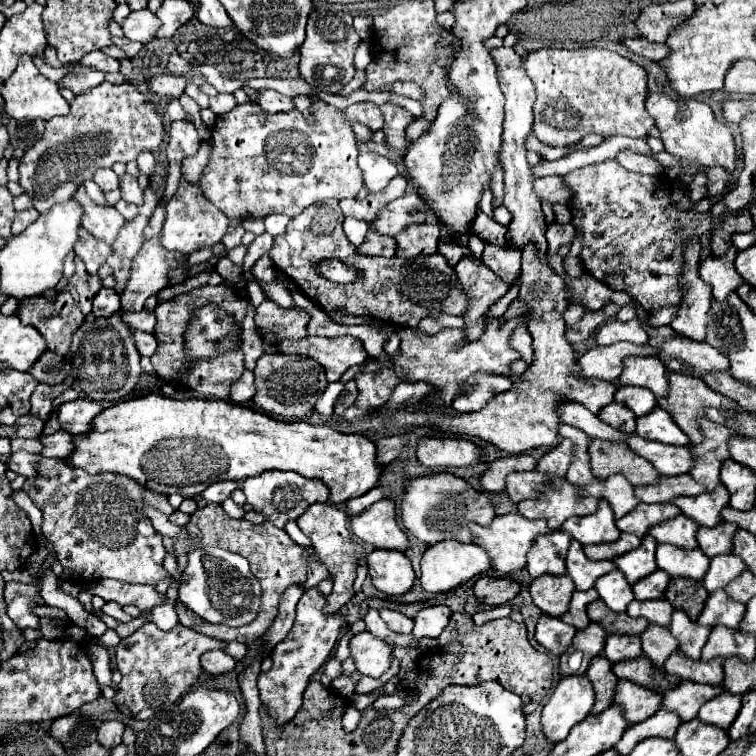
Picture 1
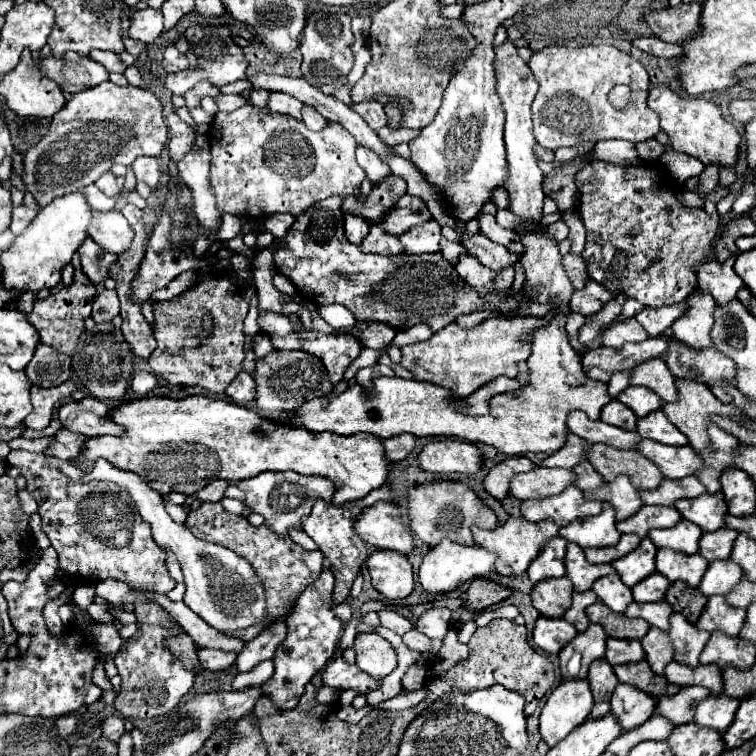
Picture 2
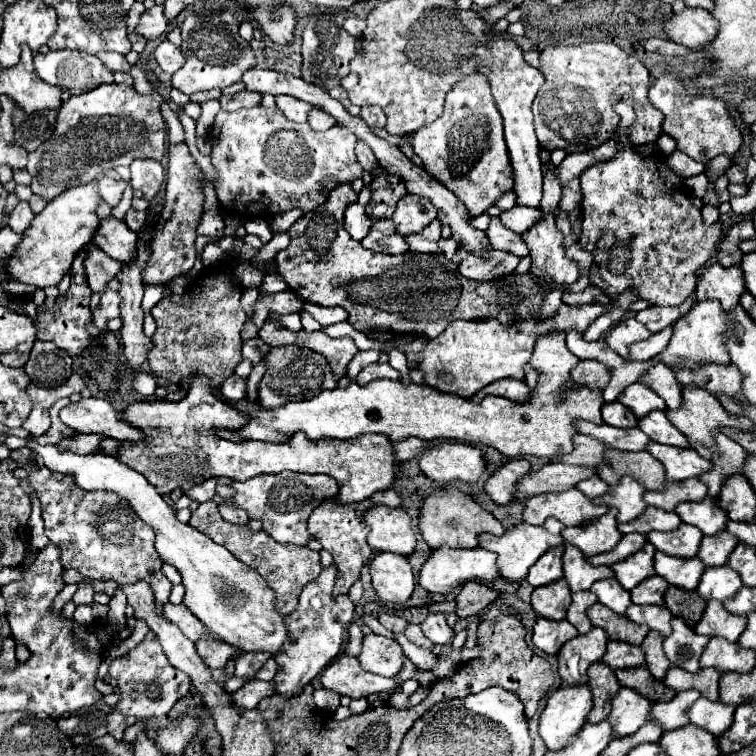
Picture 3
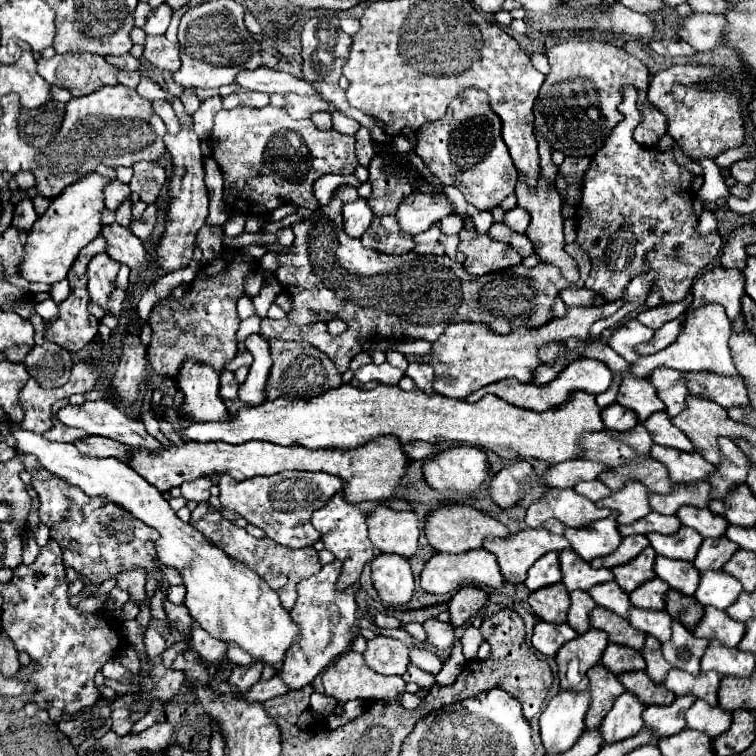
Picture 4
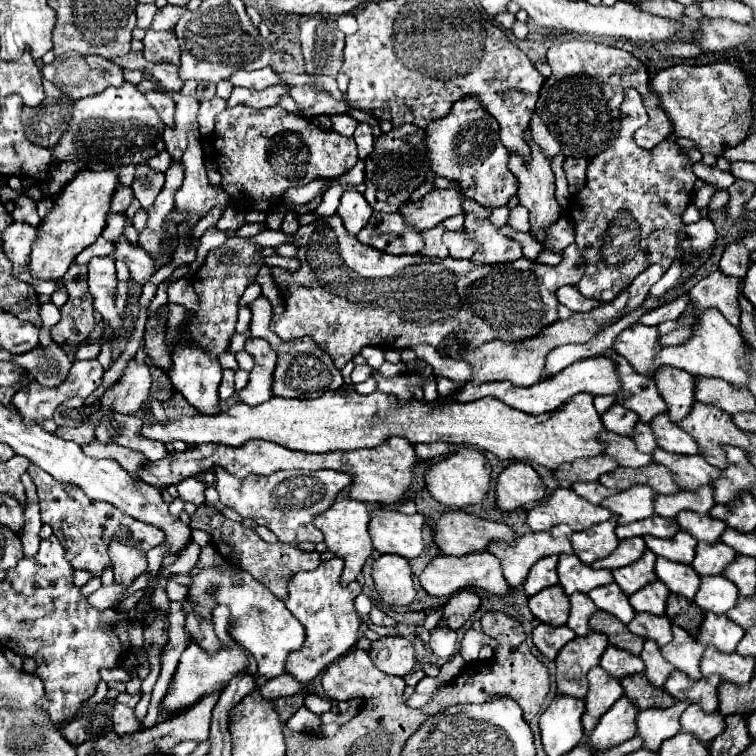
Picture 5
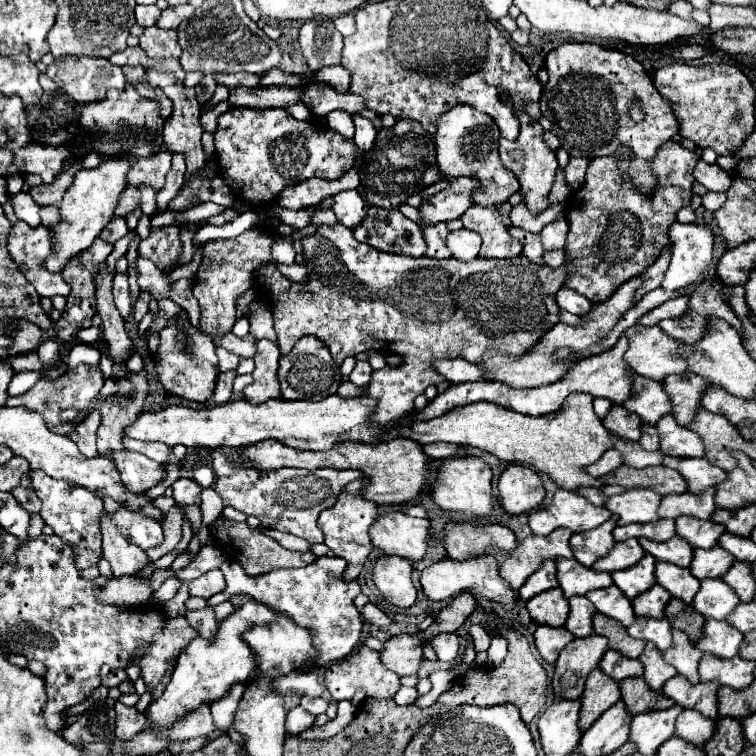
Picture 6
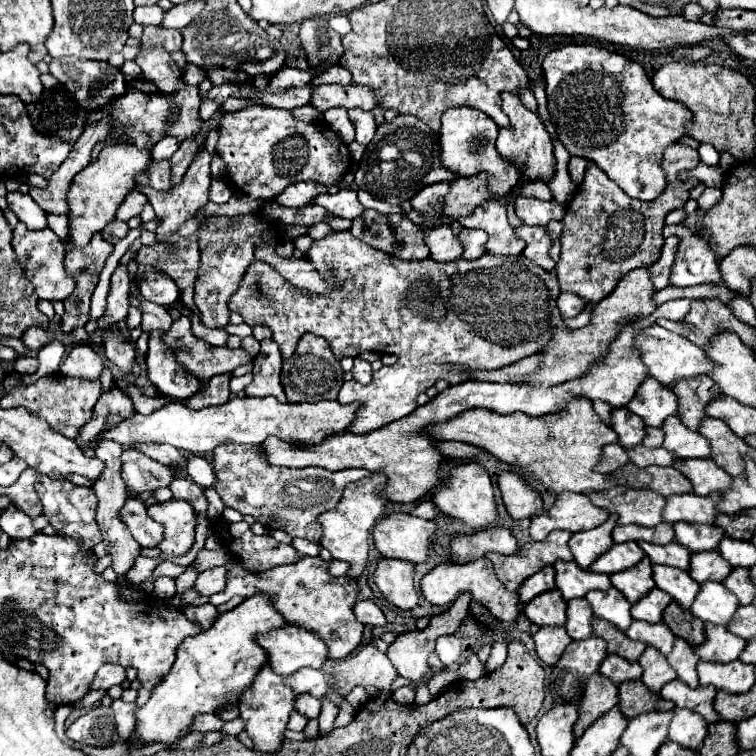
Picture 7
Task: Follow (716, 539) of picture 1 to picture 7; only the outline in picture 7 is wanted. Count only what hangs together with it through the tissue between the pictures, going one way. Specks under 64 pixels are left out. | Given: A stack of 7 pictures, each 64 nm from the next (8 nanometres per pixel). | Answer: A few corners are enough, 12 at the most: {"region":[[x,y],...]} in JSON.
{"region":[[720,550],[694,552],[690,576],[702,584],[722,582],[732,566]]}

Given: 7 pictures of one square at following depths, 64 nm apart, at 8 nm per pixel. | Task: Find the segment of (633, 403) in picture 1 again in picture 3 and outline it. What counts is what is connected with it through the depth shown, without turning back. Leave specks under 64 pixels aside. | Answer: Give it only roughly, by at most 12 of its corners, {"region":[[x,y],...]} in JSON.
{"region":[[630,384],[618,400],[638,418],[666,410],[664,400],[648,386]]}

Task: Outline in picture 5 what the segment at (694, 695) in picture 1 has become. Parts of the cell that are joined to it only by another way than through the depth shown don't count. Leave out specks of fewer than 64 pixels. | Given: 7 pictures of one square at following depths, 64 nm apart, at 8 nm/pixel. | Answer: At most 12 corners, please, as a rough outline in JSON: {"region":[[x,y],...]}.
{"region":[[690,700],[670,708],[648,708],[638,714],[638,736],[644,748],[680,732],[680,714]]}

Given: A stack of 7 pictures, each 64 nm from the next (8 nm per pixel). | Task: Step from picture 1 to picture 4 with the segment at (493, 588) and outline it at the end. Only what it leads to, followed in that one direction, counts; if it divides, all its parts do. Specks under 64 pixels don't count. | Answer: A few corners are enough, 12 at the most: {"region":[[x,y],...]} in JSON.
{"region":[[460,588],[448,608],[452,626],[460,626],[486,606],[488,594]]}

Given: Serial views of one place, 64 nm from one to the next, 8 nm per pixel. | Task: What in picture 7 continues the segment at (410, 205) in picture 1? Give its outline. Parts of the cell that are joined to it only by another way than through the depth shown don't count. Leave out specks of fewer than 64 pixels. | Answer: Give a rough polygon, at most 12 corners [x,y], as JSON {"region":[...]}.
{"region":[[484,174],[454,178],[440,216],[468,216],[488,200]]}

